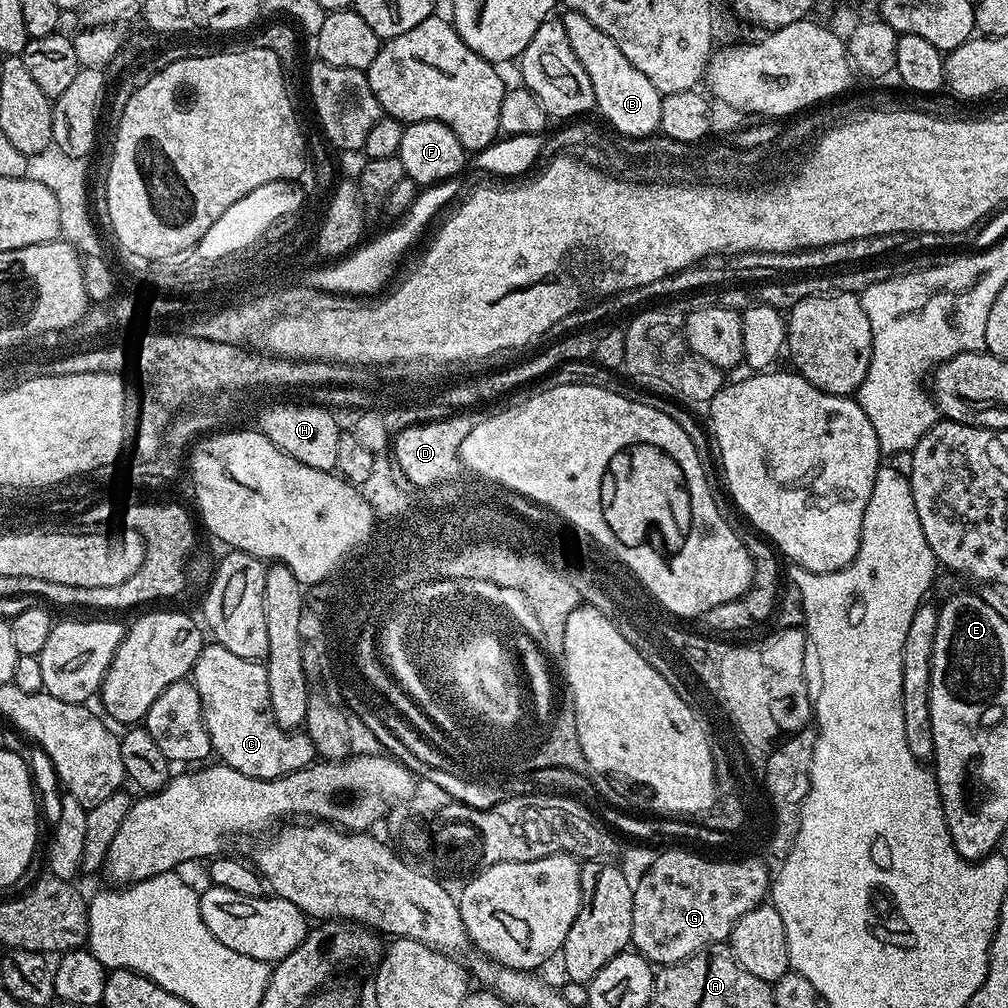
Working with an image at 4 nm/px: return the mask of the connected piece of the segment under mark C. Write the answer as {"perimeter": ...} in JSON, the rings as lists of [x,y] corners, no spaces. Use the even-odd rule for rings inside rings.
{"perimeter":[[[208,642],[194,662],[190,679],[198,690],[198,698],[202,698],[202,718],[219,763],[228,764],[238,770],[238,774],[246,774],[255,780],[279,780],[300,768],[307,768],[317,759],[316,748],[308,735],[300,730],[288,731],[278,726],[270,706],[270,682],[266,682],[266,670],[261,661],[238,658],[238,654],[226,650],[226,646]]]}

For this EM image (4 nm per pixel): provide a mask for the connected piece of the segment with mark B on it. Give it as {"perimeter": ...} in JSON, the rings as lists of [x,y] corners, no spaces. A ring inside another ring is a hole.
{"perimeter":[[[565,11],[562,16],[566,26],[566,38],[570,38],[570,46],[574,49],[574,54],[578,54],[578,62],[582,62],[582,70],[586,70],[586,75],[590,78],[590,86],[594,86],[594,98],[596,99],[596,108],[601,112],[624,138],[631,137],[651,137],[660,126],[660,98],[659,92],[618,50],[618,42],[610,38],[610,34],[602,34],[590,18],[586,18],[577,12]]]}

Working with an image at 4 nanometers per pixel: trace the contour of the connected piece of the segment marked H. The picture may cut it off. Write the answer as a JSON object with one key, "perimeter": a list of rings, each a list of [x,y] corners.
{"perimeter":[[[307,402],[307,404],[272,404],[264,412],[262,431],[278,450],[293,456],[298,462],[314,470],[332,472],[338,462],[338,444],[342,429],[333,413],[327,407]]]}

